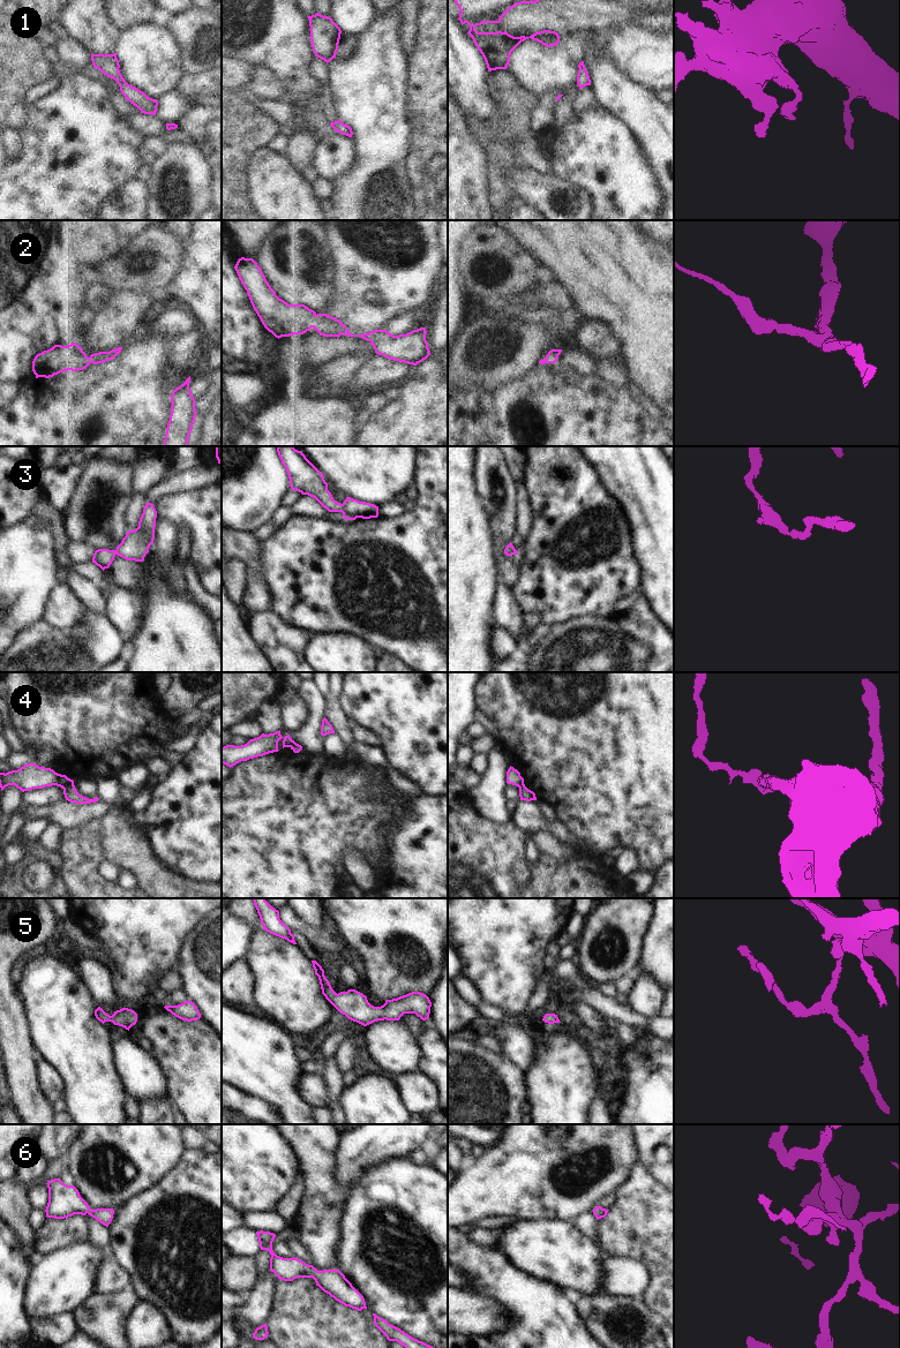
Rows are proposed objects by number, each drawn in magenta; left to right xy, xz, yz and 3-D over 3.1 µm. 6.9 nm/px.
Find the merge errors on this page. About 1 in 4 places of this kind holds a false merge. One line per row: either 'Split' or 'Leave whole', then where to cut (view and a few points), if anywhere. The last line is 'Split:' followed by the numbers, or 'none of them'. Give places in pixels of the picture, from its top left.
1: Leave whole. No split
2: Leave whole. No split
3: Leave whole. No split
4: Split. Split along xy (73, 783), (66, 784), (62, 788)
5: Leave whole. No split
6: Leave whole. No split
Split: 4

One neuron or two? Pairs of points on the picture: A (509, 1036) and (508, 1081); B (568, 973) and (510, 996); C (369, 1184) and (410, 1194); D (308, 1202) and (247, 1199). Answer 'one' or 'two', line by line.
A: two
B: two
C: one
D: two

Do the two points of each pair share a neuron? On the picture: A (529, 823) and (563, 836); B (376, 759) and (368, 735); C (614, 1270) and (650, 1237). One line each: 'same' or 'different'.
A: same
B: different
C: different

